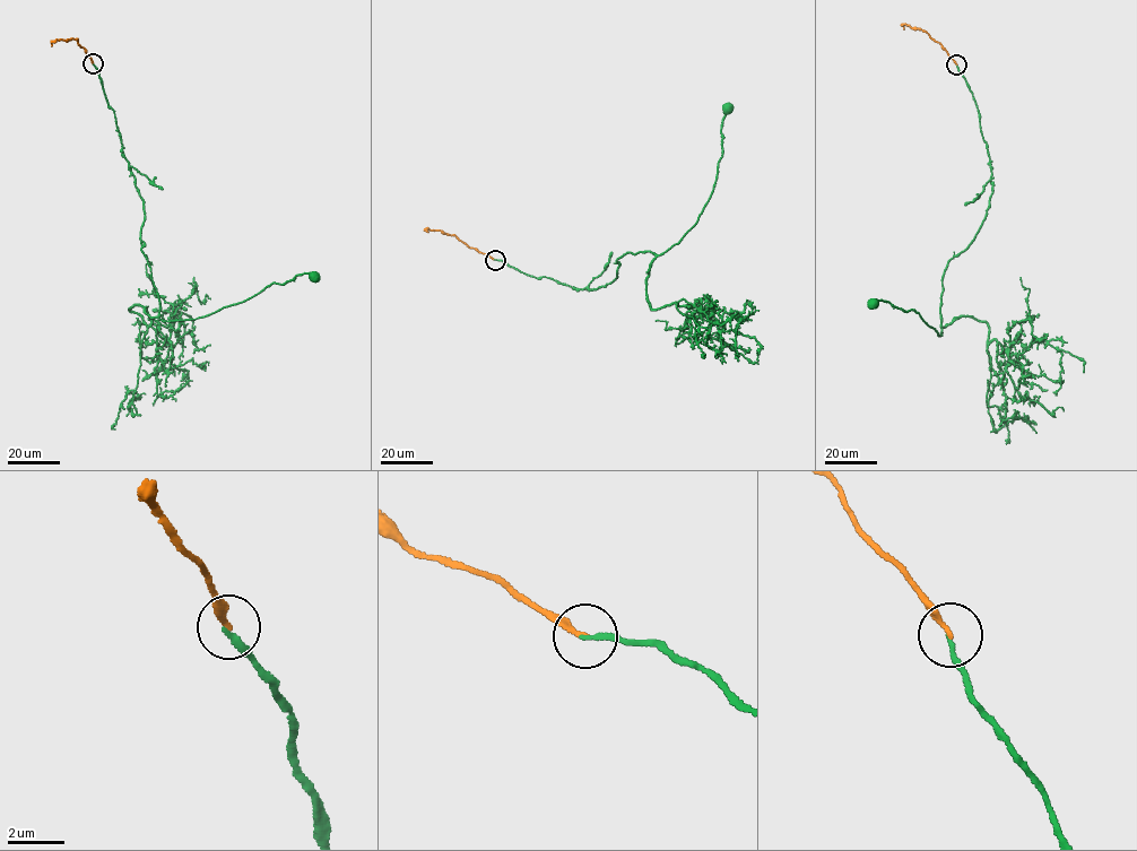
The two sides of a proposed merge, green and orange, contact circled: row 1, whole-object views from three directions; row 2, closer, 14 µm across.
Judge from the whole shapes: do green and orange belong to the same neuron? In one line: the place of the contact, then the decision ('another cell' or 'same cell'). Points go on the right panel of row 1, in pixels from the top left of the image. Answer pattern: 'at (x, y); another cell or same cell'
at (956, 64); same cell

